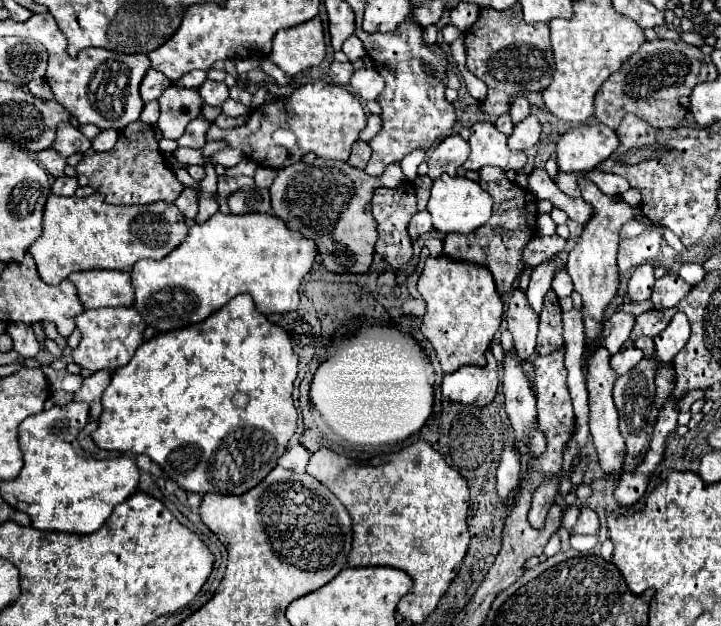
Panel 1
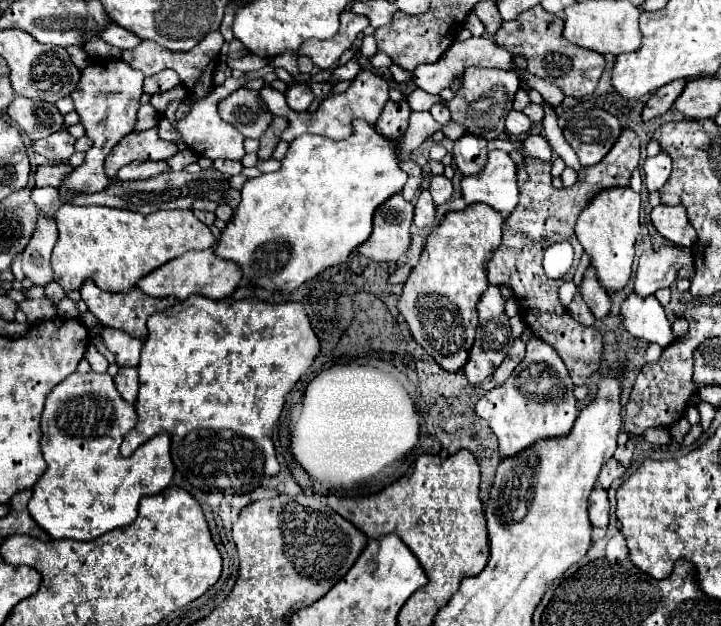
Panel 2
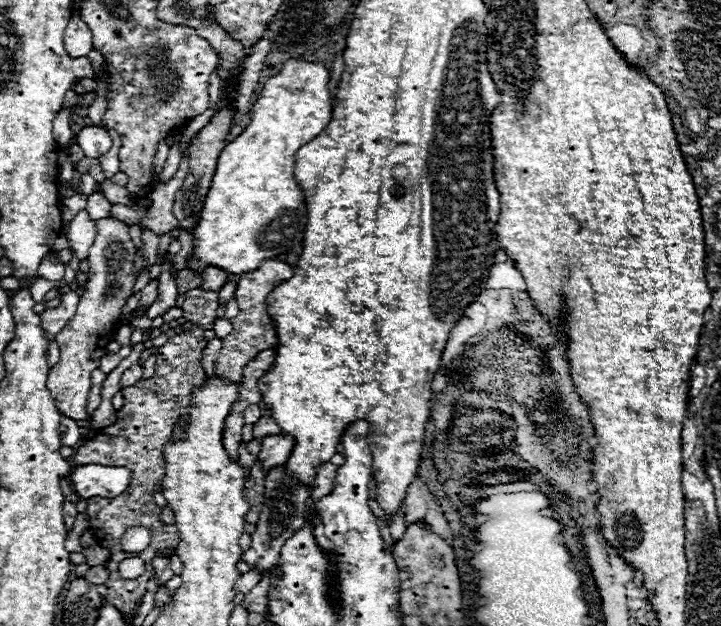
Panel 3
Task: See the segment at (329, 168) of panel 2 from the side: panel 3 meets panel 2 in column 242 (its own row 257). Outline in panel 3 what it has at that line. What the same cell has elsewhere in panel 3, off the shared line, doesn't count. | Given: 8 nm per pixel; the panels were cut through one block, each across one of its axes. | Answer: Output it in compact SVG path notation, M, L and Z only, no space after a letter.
M288 60L278 76L272 76L260 98L252 106L250 124L244 128L236 140L220 152L218 168L214 172L208 198L204 200L204 212L200 214L200 224L192 238L192 254L188 256L188 268L198 274L208 266L216 266L228 274L246 274L260 268L264 260L270 260L280 254L288 254L296 244L302 242L306 228L306 202L294 180L294 158L296 152L314 140L330 122L330 92L328 92L328 70L322 64Z

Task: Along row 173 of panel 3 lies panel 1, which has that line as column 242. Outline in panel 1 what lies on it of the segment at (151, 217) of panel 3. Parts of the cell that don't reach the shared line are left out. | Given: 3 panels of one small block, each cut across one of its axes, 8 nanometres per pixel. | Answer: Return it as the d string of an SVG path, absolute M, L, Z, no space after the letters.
M216 166L216 174L218 174L218 196L220 198L228 198L232 192L244 188L244 186L254 186L254 178L248 176L238 176L238 178L228 178L224 174L222 166Z

